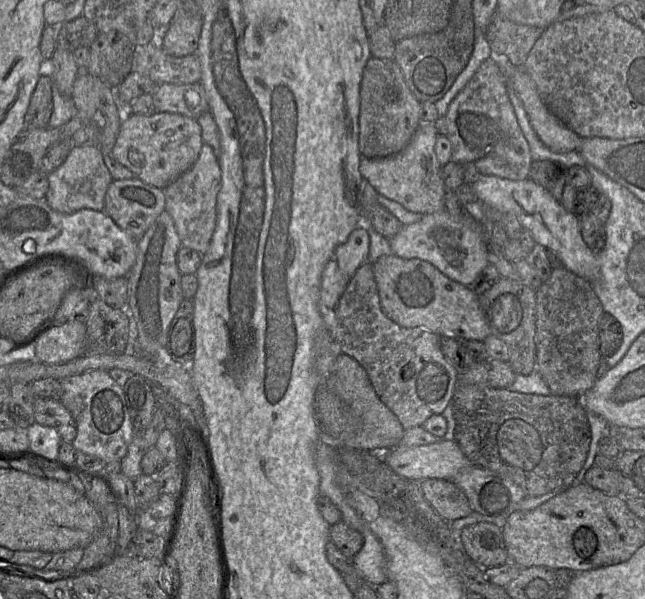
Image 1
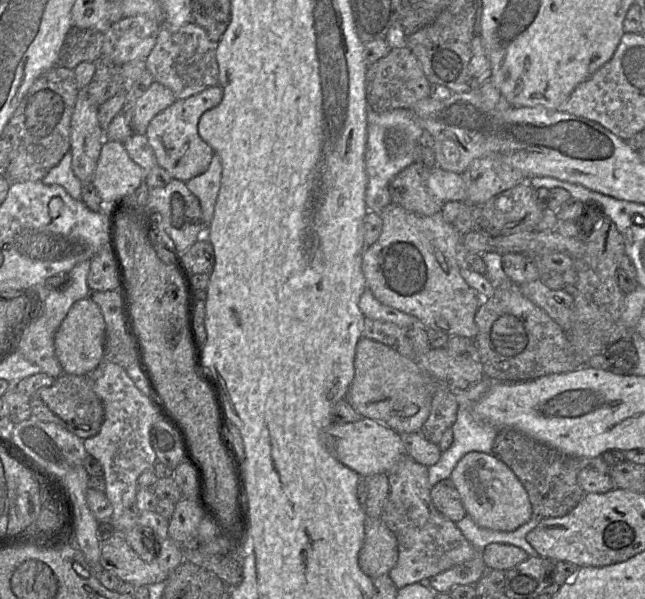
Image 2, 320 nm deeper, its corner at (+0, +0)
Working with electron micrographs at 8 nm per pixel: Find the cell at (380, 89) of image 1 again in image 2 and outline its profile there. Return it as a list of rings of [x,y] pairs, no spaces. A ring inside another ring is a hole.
[[[407,47],[391,49],[389,54],[368,66],[365,81],[368,110],[381,113],[395,109],[411,109],[415,103],[429,96],[430,83],[424,75],[417,58]]]

